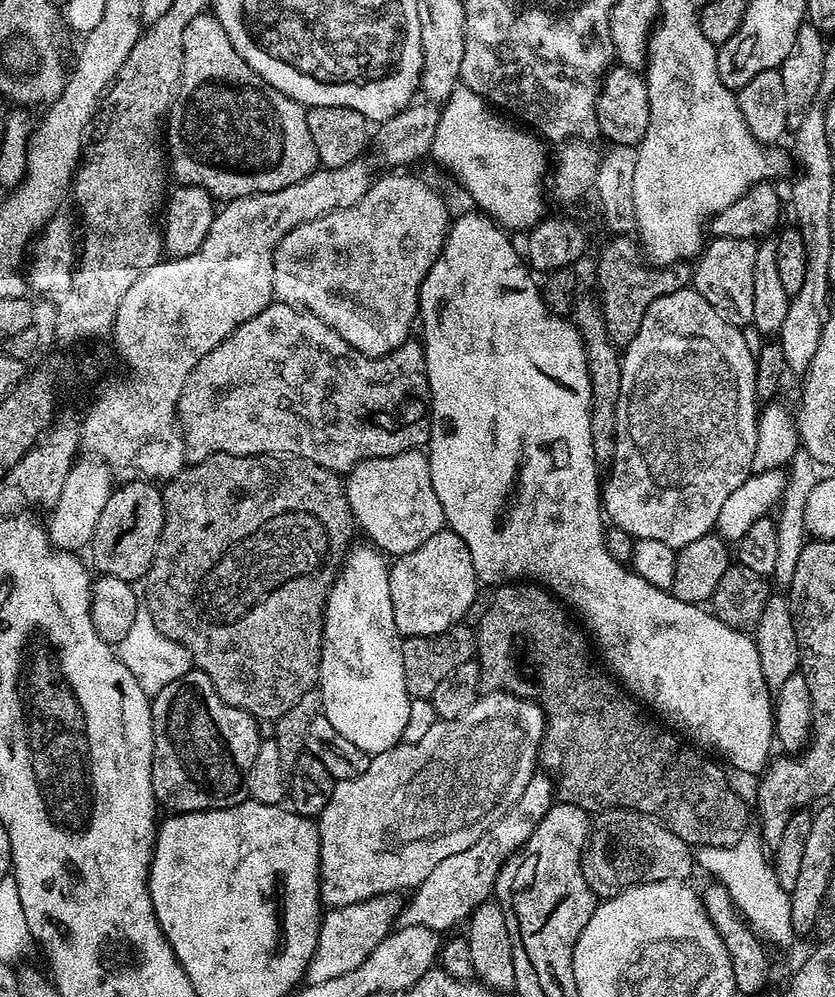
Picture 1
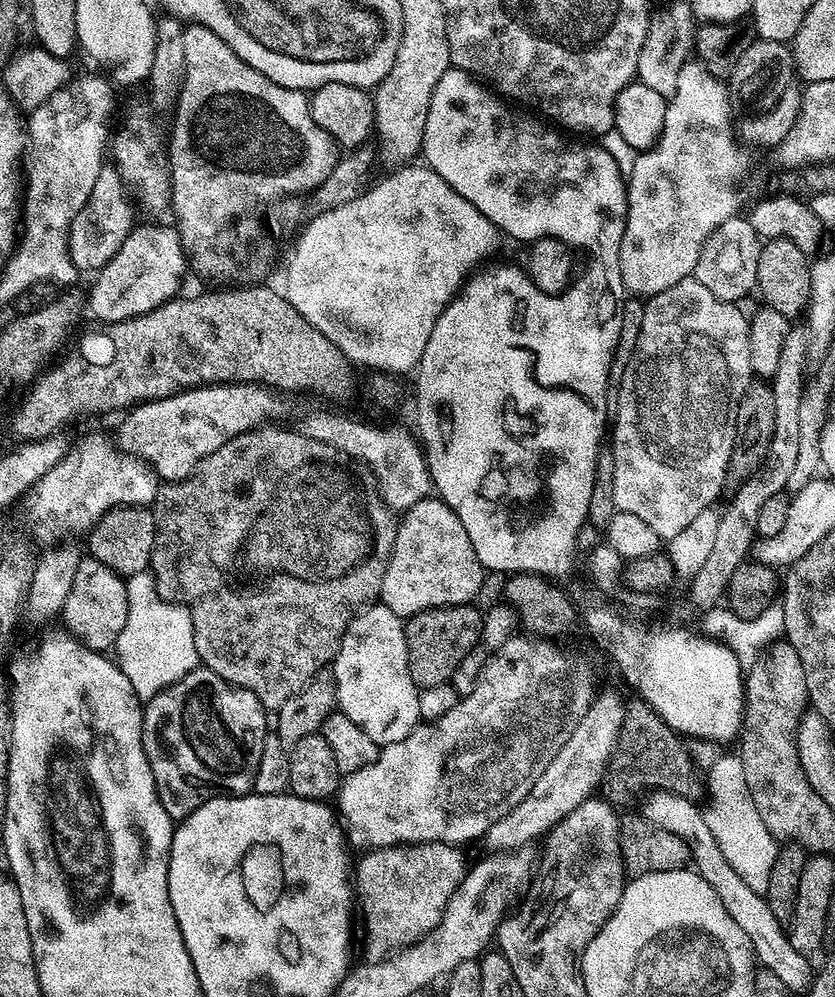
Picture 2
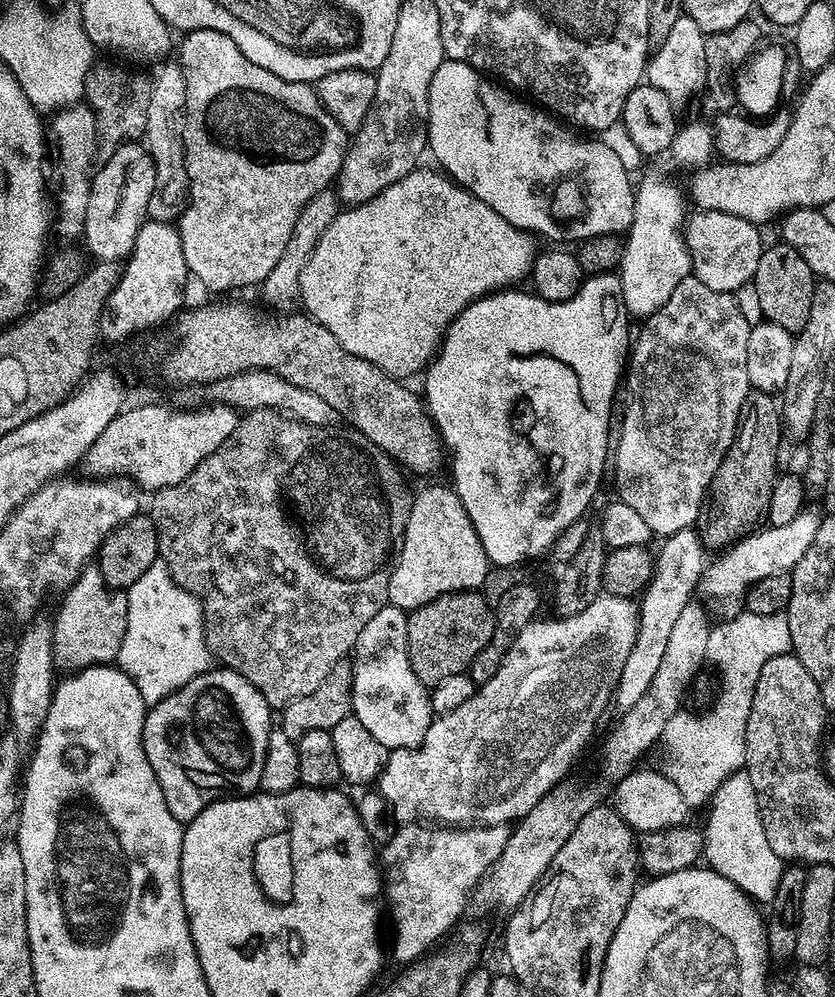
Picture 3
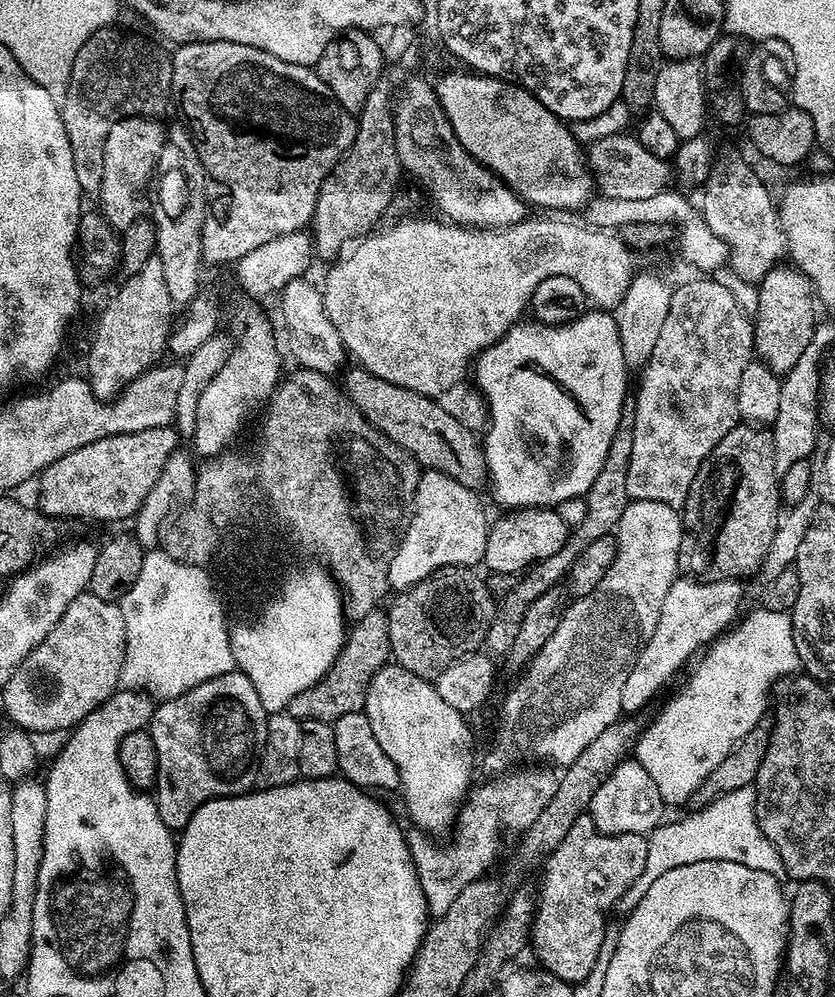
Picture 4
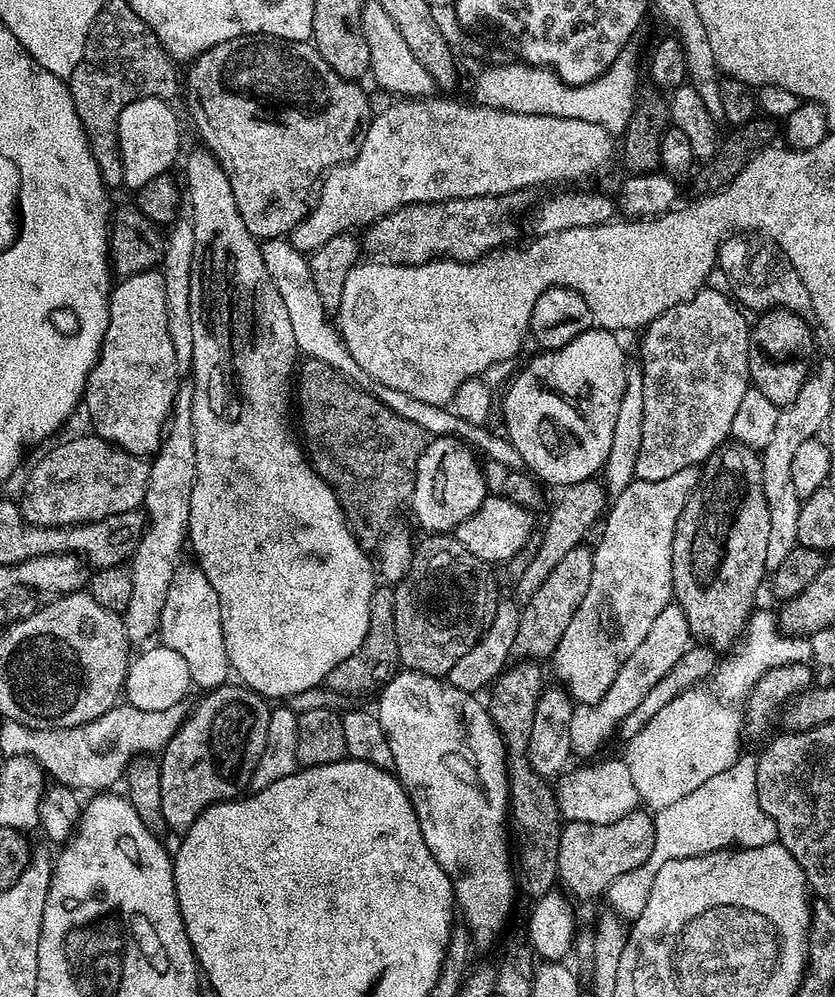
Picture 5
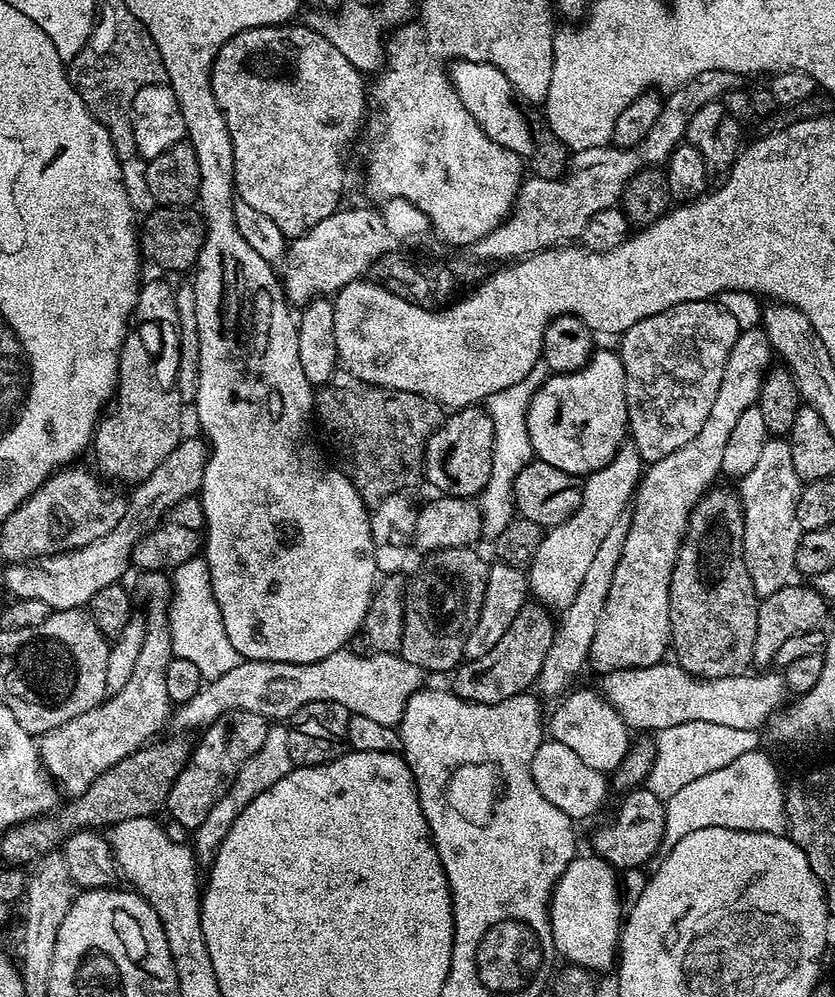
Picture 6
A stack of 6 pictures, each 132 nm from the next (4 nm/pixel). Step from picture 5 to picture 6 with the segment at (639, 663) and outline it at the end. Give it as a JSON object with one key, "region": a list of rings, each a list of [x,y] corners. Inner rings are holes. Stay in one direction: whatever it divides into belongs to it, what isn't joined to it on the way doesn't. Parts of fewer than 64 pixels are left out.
{"region":[[[575,689],[567,693],[552,716],[548,718],[548,734],[551,739],[562,742],[573,750],[578,758],[591,769],[612,772],[619,767],[630,750],[628,744],[629,729],[621,720],[621,716],[597,691]]]}

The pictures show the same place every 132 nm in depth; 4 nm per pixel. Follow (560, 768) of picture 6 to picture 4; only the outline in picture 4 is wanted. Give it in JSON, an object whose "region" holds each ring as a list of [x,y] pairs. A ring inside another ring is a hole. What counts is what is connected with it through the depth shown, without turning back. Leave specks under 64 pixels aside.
{"region":[[[625,758],[598,786],[598,790],[592,799],[590,815],[594,826],[600,832],[613,836],[614,834],[638,834],[648,836],[656,828],[659,828],[665,819],[666,805],[662,794],[658,794],[658,786],[654,786],[650,774],[642,770],[642,766],[634,758]]]}

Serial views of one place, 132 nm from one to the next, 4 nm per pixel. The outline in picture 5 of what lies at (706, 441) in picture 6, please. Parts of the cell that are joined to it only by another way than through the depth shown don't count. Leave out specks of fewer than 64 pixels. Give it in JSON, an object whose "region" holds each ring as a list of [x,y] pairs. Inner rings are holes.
{"region":[[[695,467],[678,470],[668,478],[657,481],[634,479],[621,493],[614,496],[602,520],[604,533],[592,548],[594,574],[590,574],[590,590],[582,598],[582,606],[574,610],[562,642],[558,642],[550,657],[550,665],[556,671],[559,683],[566,689],[573,701],[584,702],[589,698],[599,698],[606,694],[622,669],[626,658],[633,653],[649,633],[654,618],[662,613],[664,607],[673,603],[672,595],[672,543],[678,518],[690,498],[691,491],[699,480],[700,473]]]}

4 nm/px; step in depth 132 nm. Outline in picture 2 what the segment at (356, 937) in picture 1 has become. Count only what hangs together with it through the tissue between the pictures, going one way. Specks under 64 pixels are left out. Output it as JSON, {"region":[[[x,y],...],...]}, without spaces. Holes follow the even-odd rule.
{"region":[[[418,844],[413,846],[402,846],[395,848],[387,848],[381,850],[369,851],[362,860],[354,864],[354,896],[358,901],[358,916],[364,919],[364,957],[363,959],[369,964],[385,960],[387,956],[392,953],[400,951],[405,948],[407,944],[414,944],[417,940],[421,940],[425,934],[438,926],[438,922],[442,918],[442,914],[446,910],[446,902],[450,902],[450,898],[454,894],[454,890],[458,890],[458,886],[464,880],[464,873],[466,871],[466,864],[460,861],[461,849],[455,845],[449,844]]]}

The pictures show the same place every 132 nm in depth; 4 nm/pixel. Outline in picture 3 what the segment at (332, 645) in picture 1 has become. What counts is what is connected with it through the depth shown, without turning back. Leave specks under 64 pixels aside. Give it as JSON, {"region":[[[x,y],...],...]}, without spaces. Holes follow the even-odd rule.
{"region":[[[385,604],[382,610],[378,610],[378,614],[374,614],[374,618],[370,618],[370,622],[366,622],[366,626],[362,630],[362,634],[358,634],[358,642],[354,649],[354,657],[356,656],[356,670],[350,678],[350,691],[352,693],[352,711],[351,715],[358,718],[358,722],[362,722],[362,726],[366,726],[366,730],[370,730],[370,734],[374,734],[374,738],[378,738],[378,742],[382,742],[382,746],[389,750],[393,748],[417,748],[424,739],[428,727],[432,725],[434,713],[432,710],[432,702],[430,699],[429,689],[418,678],[418,674],[414,674],[414,670],[410,666],[410,654],[408,653],[408,612],[403,608],[395,608],[392,604]]]}

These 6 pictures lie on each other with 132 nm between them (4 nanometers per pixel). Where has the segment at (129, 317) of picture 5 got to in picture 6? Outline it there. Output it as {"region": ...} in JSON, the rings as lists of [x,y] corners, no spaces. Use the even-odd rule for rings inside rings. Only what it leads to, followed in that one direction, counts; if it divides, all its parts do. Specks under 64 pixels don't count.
{"region":[[[164,280],[141,283],[140,292],[136,296],[135,315],[144,320],[169,320],[169,324],[160,328],[160,353],[152,357],[147,342],[136,334],[129,334],[124,340],[116,390],[96,425],[90,445],[91,451],[96,451],[95,467],[109,481],[125,480],[128,486],[135,486],[141,480],[150,478],[150,474],[154,474],[154,470],[166,462],[167,456],[180,445],[182,439],[182,401],[176,389],[180,333],[177,325],[172,323],[178,318],[173,285],[168,285]]]}

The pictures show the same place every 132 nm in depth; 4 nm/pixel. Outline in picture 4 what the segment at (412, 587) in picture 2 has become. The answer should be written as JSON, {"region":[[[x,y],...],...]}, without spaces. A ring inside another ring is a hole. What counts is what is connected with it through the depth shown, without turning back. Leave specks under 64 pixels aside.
{"region":[[[431,470],[421,471],[408,529],[394,554],[394,562],[390,562],[389,589],[403,590],[414,586],[440,568],[449,568],[459,564],[476,566],[483,561],[490,519],[488,520],[487,514],[484,513],[483,502],[476,496],[479,495],[473,489],[462,486],[462,482],[450,478],[450,474]]]}

